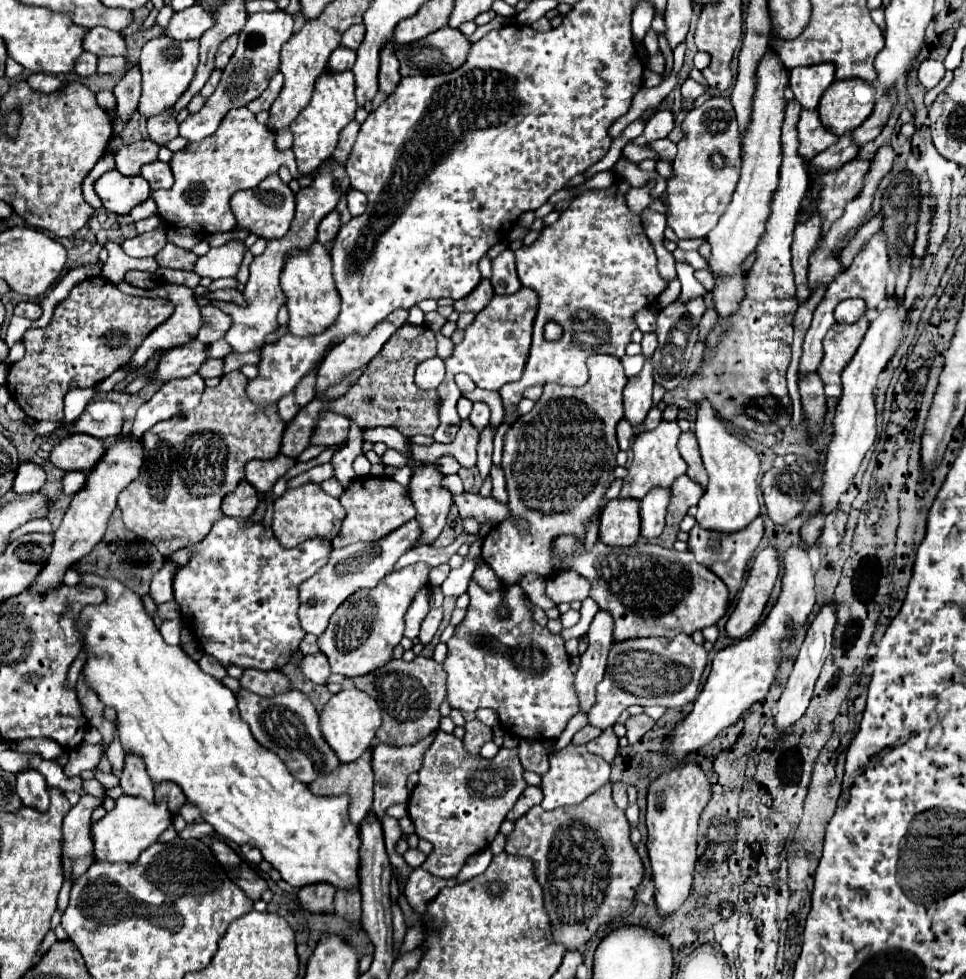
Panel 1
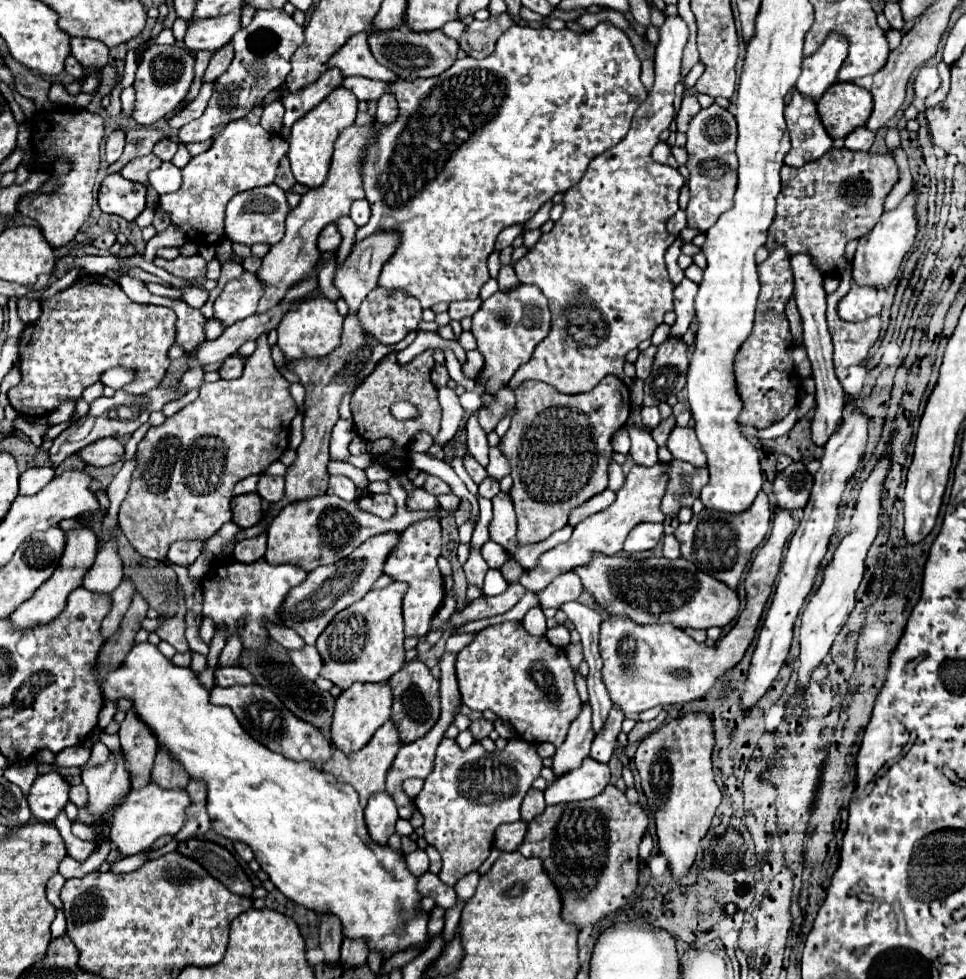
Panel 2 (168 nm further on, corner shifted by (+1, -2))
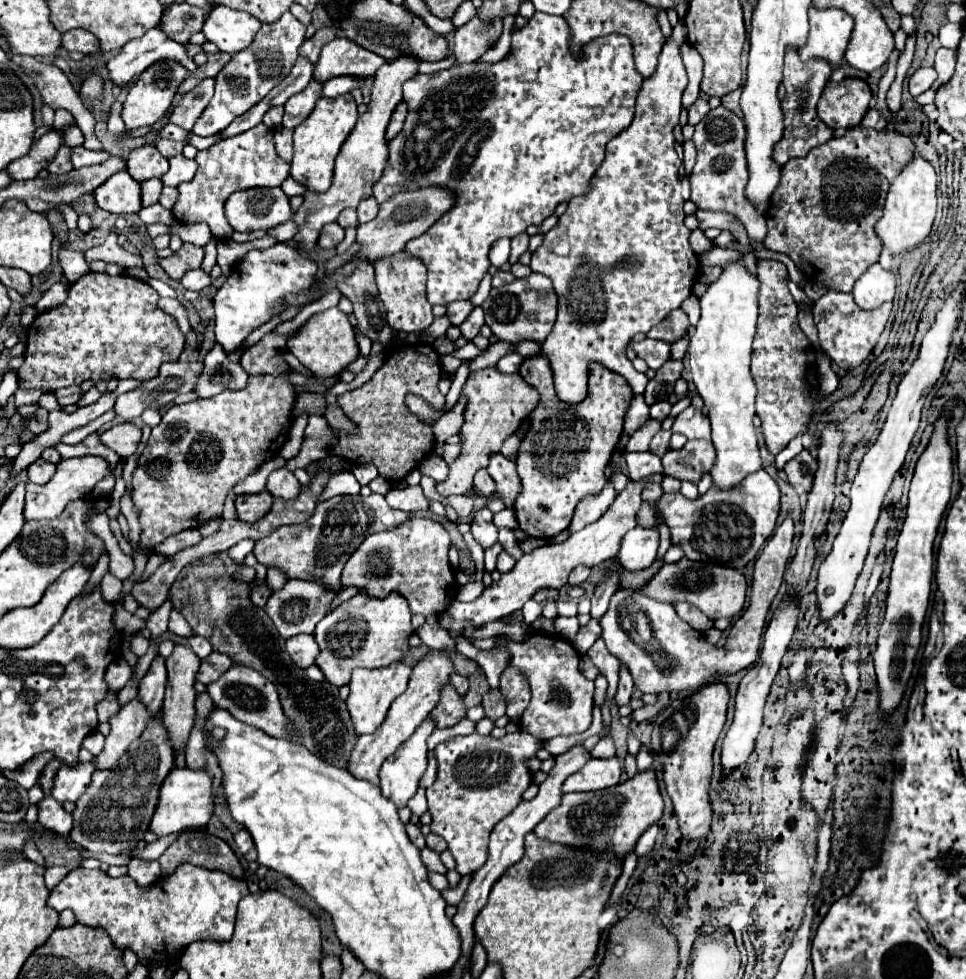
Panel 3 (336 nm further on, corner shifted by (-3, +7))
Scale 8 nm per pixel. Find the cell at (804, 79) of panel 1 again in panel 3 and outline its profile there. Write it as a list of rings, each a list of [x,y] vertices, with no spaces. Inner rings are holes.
[[[811,7],[809,23],[809,41],[805,49],[799,51],[801,61],[823,59],[831,65],[833,71],[839,69],[853,33],[853,19],[839,9],[817,11]]]

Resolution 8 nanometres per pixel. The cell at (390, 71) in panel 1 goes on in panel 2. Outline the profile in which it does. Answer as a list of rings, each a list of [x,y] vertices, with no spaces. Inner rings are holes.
[[[385,94],[379,98],[379,108],[377,108],[377,122],[379,124],[393,124],[399,116],[397,100],[393,94]]]

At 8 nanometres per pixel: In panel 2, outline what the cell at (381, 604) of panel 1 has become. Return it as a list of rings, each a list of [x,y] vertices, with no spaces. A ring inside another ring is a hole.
[[[391,582],[383,590],[371,590],[363,600],[341,610],[335,620],[331,620],[317,640],[317,650],[323,660],[323,678],[345,690],[353,682],[387,682],[405,664],[405,632],[401,614],[405,590],[407,584],[403,582]]]

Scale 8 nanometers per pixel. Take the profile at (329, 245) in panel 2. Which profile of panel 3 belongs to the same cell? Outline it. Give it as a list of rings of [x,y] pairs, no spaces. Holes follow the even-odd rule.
[[[327,223],[319,235],[319,241],[317,245],[323,247],[323,249],[331,249],[331,247],[337,247],[345,237],[345,231],[339,223]]]

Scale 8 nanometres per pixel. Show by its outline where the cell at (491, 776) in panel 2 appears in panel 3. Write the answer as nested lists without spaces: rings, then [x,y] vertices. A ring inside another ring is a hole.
[[[523,729],[509,733],[503,739],[483,737],[479,733],[473,733],[467,737],[453,737],[435,747],[437,779],[427,789],[429,813],[433,817],[431,833],[435,833],[447,841],[449,851],[455,857],[455,869],[459,873],[463,873],[463,875],[473,873],[479,867],[483,867],[483,863],[487,861],[489,833],[499,819],[507,817],[523,801],[523,791],[531,785],[531,771],[529,771],[527,763],[531,759],[535,759],[535,753],[539,751],[539,747],[541,747],[541,741]]]

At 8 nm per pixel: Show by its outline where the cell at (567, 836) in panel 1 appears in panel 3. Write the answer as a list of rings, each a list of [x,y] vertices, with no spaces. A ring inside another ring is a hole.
[[[649,769],[607,789],[589,793],[565,793],[561,803],[547,813],[547,817],[535,827],[533,833],[539,839],[555,841],[577,849],[587,847],[595,849],[597,853],[605,853],[605,849],[613,845],[615,855],[619,859],[625,859],[625,855],[635,847],[643,831],[659,821],[661,813],[663,799],[657,787],[655,771]]]

